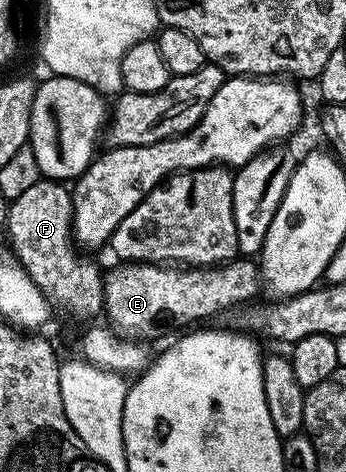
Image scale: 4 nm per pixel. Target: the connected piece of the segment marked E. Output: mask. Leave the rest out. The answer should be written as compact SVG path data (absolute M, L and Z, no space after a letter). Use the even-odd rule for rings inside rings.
M248 257L229 259L215 267L127 261L116 266L120 267L104 275L103 314L108 315L107 322L113 331L137 341L154 338L168 319L194 325L198 319L208 319L219 311L231 312L241 305L251 304L255 300L252 298L262 291L259 266Z

